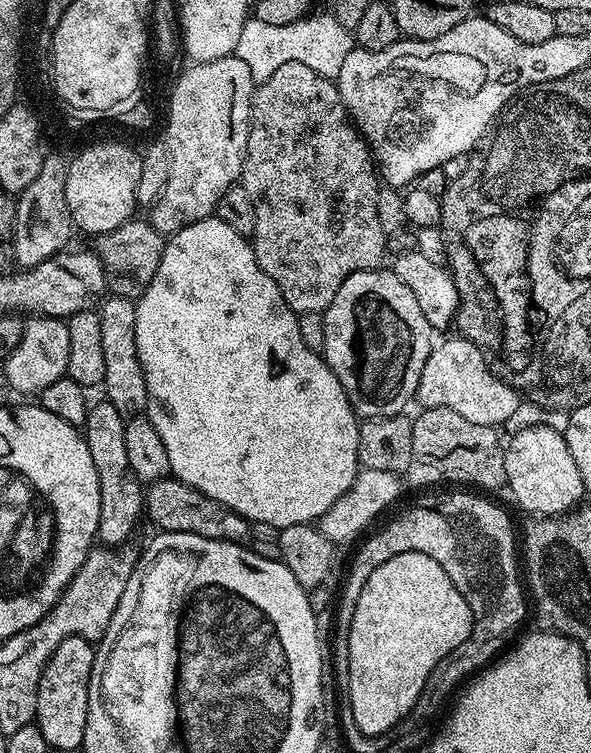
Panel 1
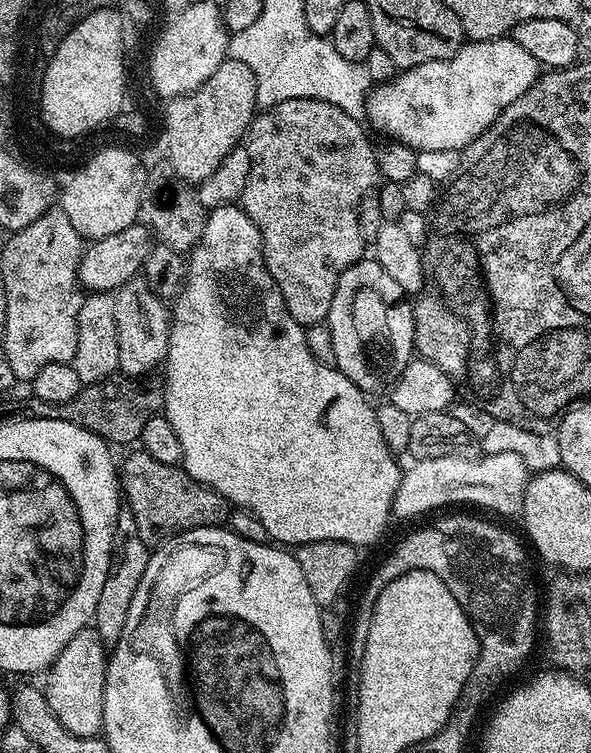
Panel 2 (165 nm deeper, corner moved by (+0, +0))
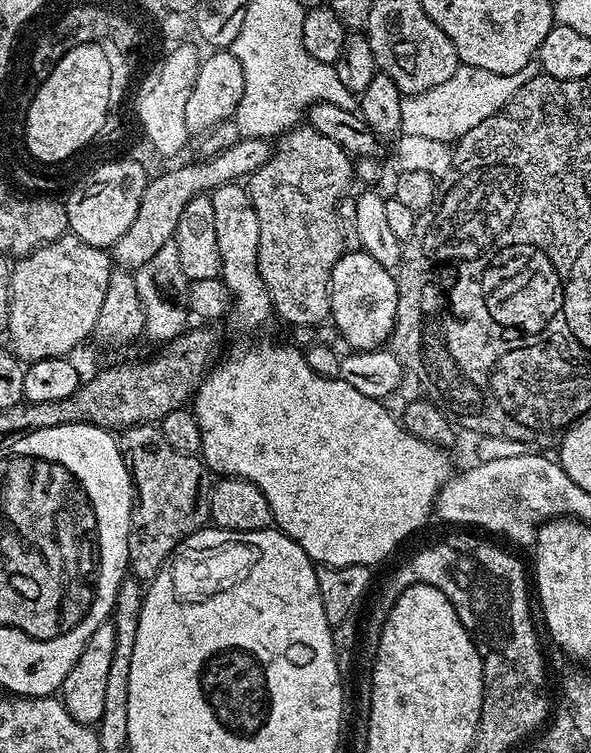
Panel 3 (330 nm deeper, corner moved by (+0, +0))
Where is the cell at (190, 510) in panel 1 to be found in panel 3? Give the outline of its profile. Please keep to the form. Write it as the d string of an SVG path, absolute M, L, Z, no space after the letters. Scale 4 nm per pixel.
M156 424L125 428L119 433L118 443L134 485L128 566L135 579L150 582L158 574L164 559L187 536L209 523L210 472L199 455L191 456L174 450Z

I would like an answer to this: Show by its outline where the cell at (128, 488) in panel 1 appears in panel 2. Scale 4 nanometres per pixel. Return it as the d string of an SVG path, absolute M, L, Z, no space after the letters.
M121 507L112 539L110 570L106 574L105 584L102 585L102 594L98 594L98 606L94 617L95 630L106 646L114 646L118 638L122 638L122 630L126 626L126 614L130 614L130 602L134 602L138 582L142 582L142 574L146 574L149 555L149 545L144 544L142 538L138 538L138 526L134 526L134 514L128 507Z

